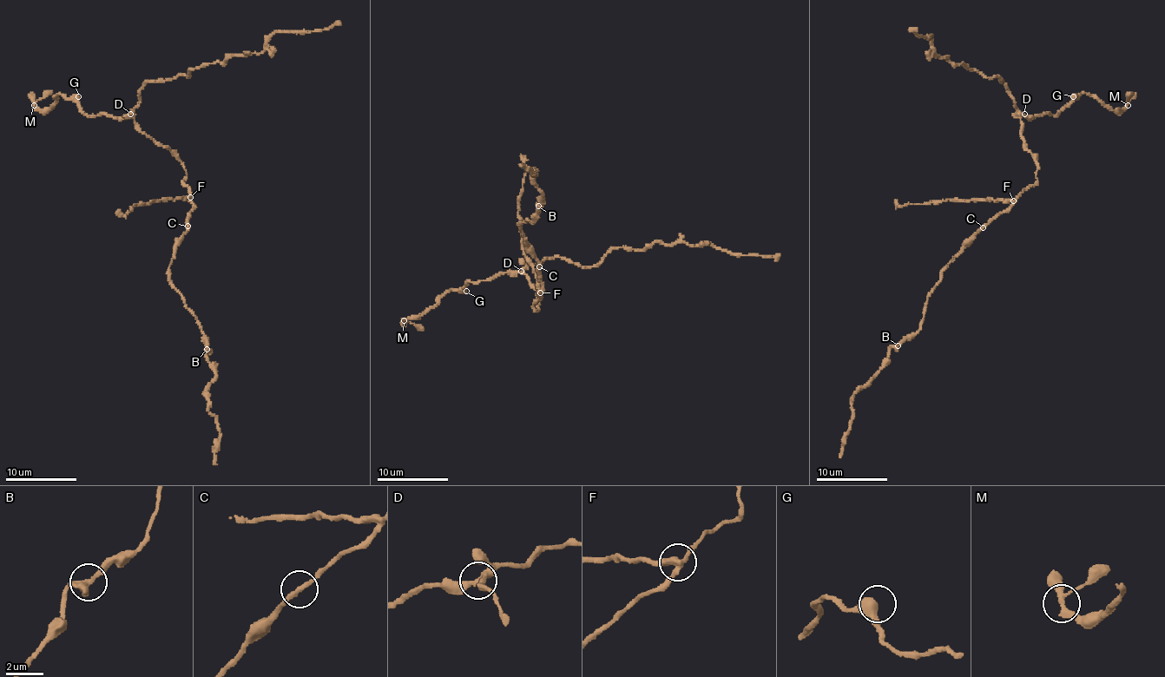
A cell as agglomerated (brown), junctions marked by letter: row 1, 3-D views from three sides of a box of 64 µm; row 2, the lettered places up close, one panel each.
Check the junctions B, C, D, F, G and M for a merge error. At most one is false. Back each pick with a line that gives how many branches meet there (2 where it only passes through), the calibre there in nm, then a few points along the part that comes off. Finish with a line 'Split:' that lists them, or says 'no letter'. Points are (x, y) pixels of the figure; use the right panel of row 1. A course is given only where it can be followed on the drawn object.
F: branches 3; calibre 320 nm; course (1013, 201), (946, 199), (904, 206), (894, 203)
Split: F

